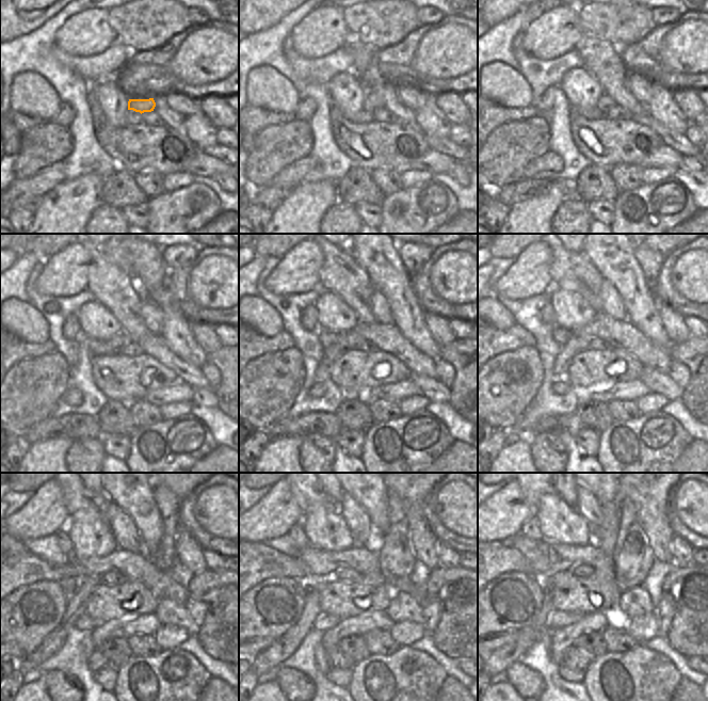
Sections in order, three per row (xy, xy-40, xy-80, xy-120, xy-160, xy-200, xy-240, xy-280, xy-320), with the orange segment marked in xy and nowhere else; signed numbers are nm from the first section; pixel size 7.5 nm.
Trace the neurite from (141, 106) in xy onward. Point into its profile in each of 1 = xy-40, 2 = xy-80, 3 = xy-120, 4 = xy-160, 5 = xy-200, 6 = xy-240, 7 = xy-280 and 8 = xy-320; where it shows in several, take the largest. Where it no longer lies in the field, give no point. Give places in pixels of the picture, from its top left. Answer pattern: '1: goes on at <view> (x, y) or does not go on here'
1: goes on at xy-40 (371, 101)
2: goes on at xy-80 (606, 101)
3: goes on at xy-120 (121, 339)
4: goes on at xy-160 (347, 339)
5: goes on at xy-200 (577, 344)
6: goes on at xy-240 (76, 604)
7: goes on at xy-280 (272, 657)
8: goes on at xy-320 (499, 660)

